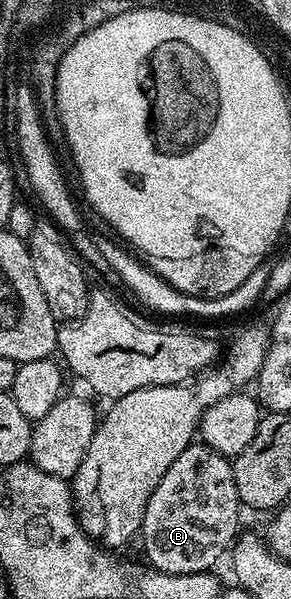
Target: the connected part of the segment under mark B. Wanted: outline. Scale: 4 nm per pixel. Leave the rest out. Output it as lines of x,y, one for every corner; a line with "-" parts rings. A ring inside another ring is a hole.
194,442
171,462
167,474
155,486
155,494
147,502
147,510
143,514
139,540
145,543
144,559
160,572
167,574
195,574
210,571
213,563
221,555
230,551
235,537
238,535
237,508
239,501
235,490
233,465
230,457
219,454
204,442

